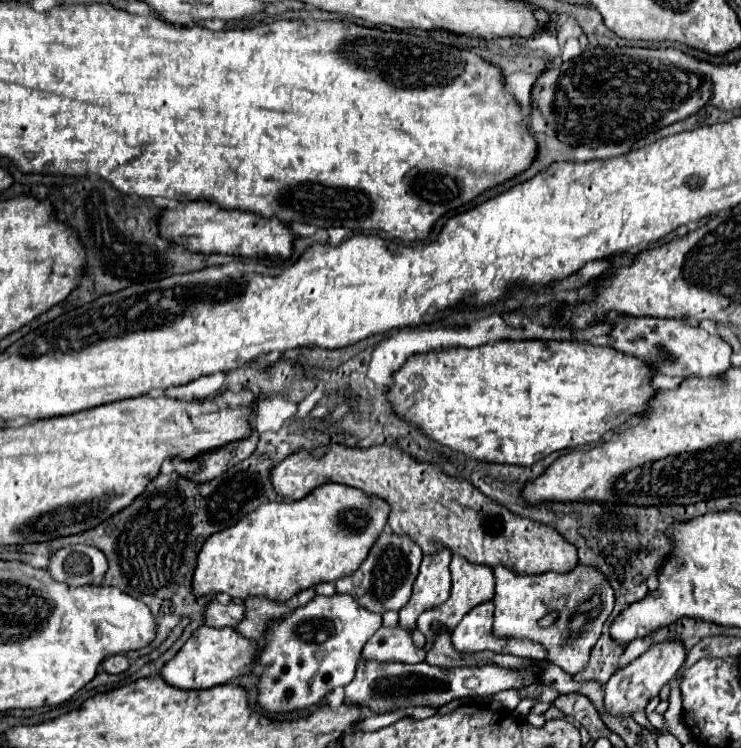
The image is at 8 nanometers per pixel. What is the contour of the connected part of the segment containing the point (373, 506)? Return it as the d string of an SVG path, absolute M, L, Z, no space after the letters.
M328 482L320 488L314 488L306 498L298 502L268 502L244 516L232 528L212 534L198 556L192 588L198 596L226 592L234 600L244 600L248 596L264 596L270 600L290 600L304 588L312 588L320 582L334 582L338 578L350 576L368 556L372 544L382 534L388 524L390 504L382 498L372 498L362 490L352 486Z

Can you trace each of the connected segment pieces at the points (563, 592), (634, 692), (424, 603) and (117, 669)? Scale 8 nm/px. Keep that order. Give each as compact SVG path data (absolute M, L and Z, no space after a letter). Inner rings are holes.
M494 566L494 578L496 578L496 592L494 592L494 626L492 634L496 638L516 638L516 640L536 640L538 644L544 644L548 648L548 662L564 668L570 676L576 676L588 666L588 656L596 644L596 640L602 634L602 626L606 618L612 614L614 608L614 590L608 584L606 576L602 576L598 570L588 566L576 566L568 574L536 574L536 576L518 576L506 566ZM546 612L558 612L558 620L548 626L540 628L538 618L542 618Z
M666 640L650 646L642 656L630 662L626 668L618 670L604 686L604 712L616 718L630 718L634 712L640 712L648 706L648 702L660 694L662 686L668 684L676 670L684 664L686 648L680 640Z
M444 550L436 556L424 556L420 574L414 582L412 596L404 608L400 608L398 626L412 632L416 628L416 620L424 610L432 610L440 606L450 596L450 558L452 552Z
M112 654L102 662L102 670L110 672L110 674L120 674L128 668L128 658L124 654Z

